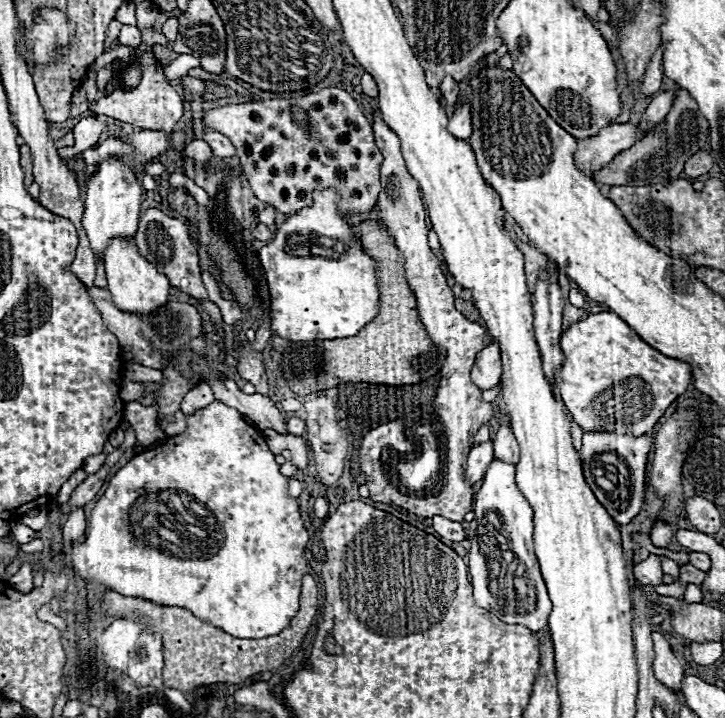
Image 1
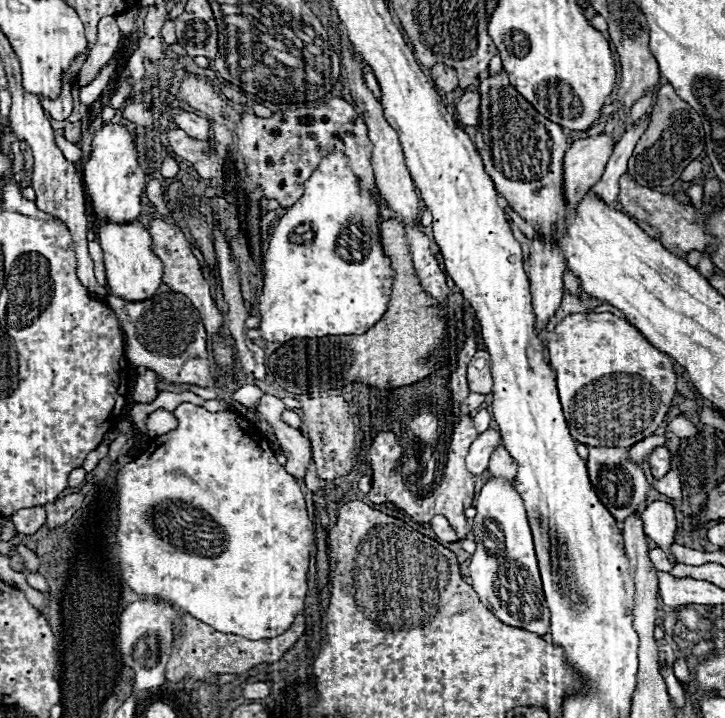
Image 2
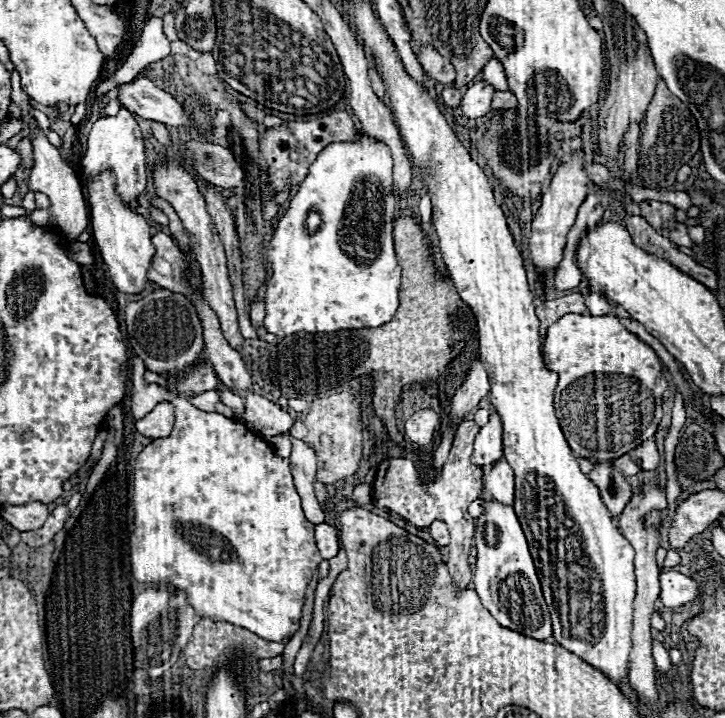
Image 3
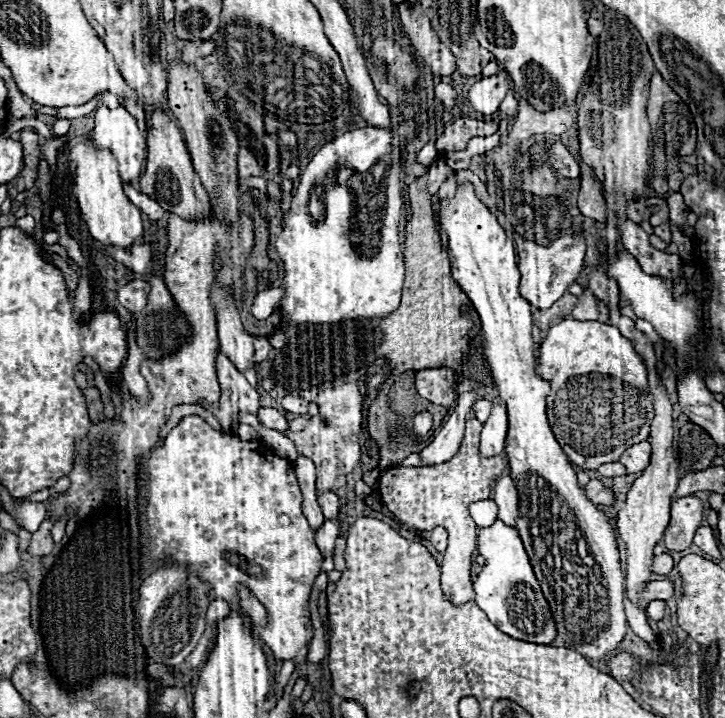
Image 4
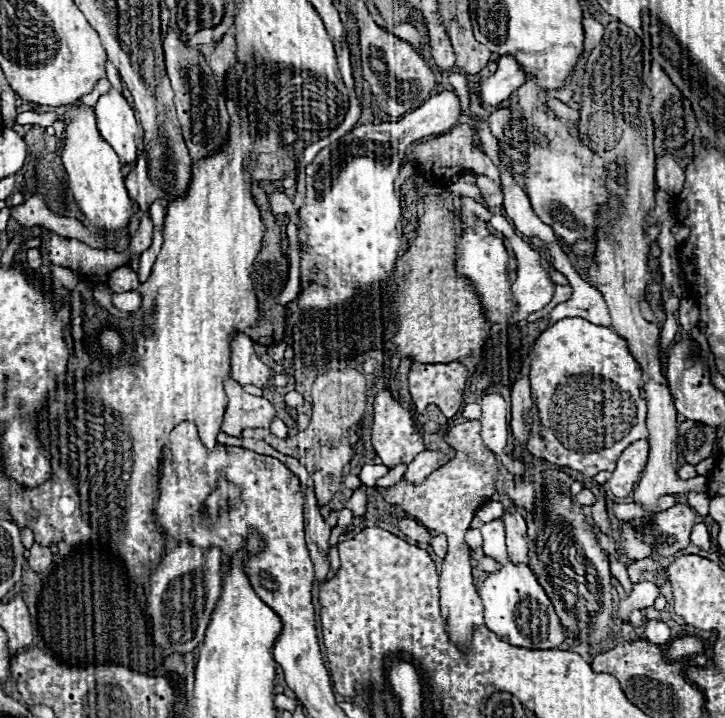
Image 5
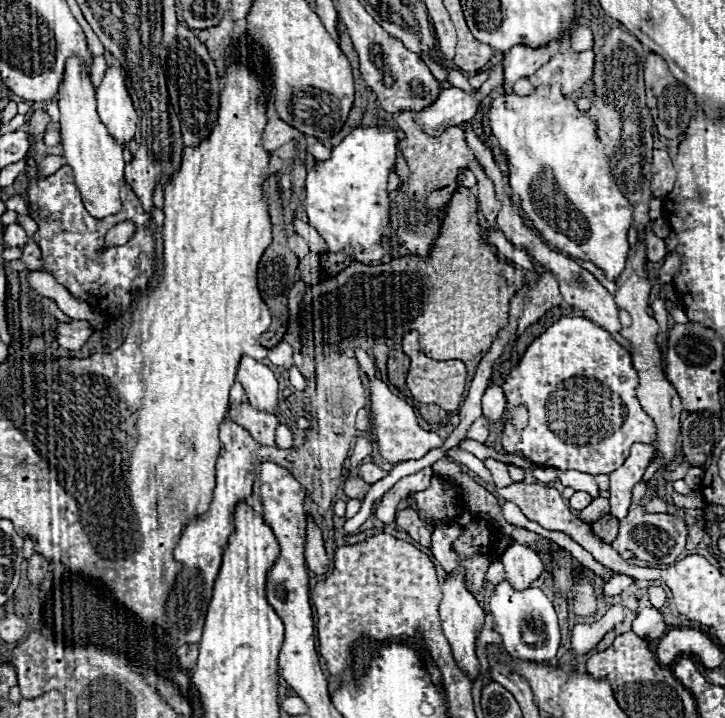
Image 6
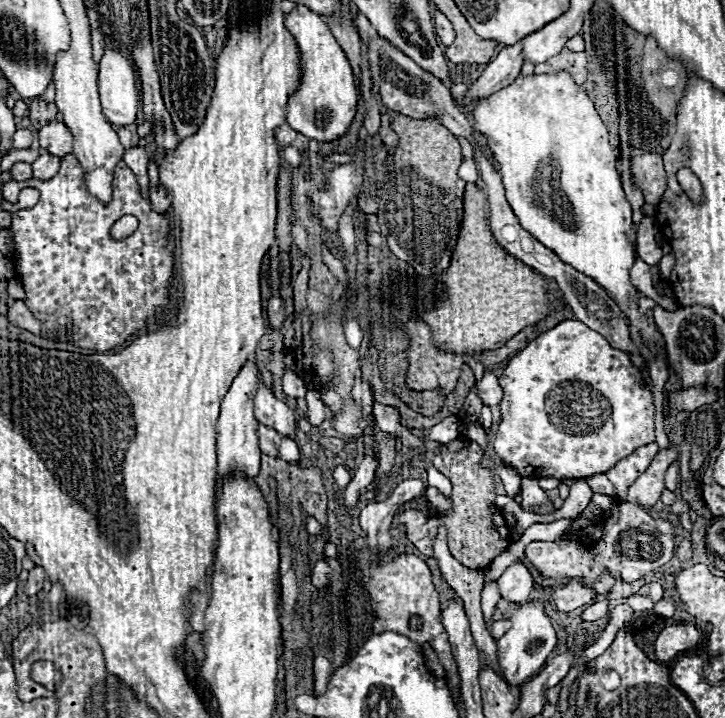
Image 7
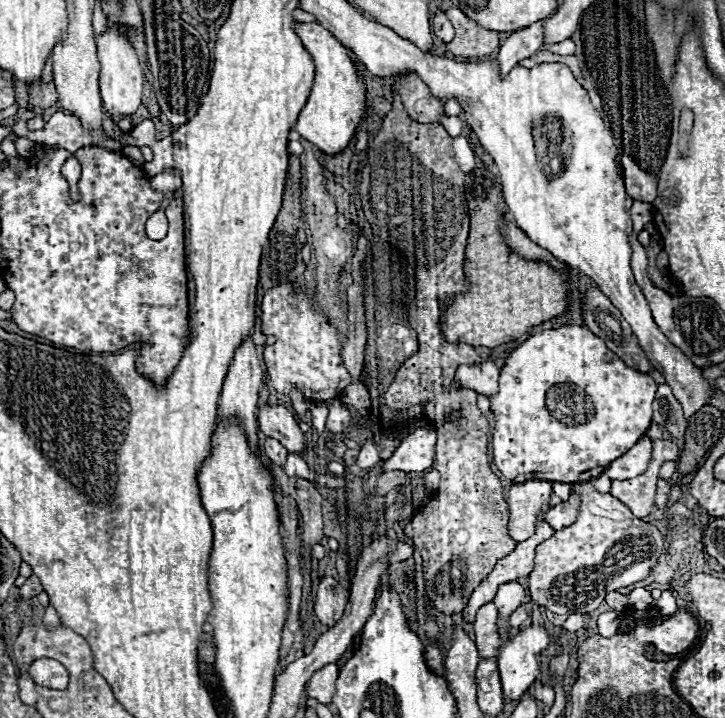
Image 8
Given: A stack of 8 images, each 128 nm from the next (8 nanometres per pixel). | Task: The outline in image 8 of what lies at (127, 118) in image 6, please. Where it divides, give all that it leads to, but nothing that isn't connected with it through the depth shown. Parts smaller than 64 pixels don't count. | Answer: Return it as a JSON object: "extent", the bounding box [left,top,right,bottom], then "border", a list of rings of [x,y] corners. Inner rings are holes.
{"extent":[98,28,144,116],"border":[[[106,28],[98,38],[98,58],[100,58],[100,94],[102,104],[112,116],[130,116],[138,110],[142,100],[144,74],[136,56],[136,50],[130,46],[128,38],[118,28]]]}

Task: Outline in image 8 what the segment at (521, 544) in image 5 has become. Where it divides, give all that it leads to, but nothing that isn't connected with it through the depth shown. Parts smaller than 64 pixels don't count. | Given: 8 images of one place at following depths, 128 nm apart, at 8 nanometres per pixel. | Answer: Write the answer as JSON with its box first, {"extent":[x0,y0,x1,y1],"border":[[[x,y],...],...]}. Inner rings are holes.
{"extent":[492,582,526,618],"border":[[[506,582],[498,588],[496,598],[492,600],[502,618],[508,618],[522,602],[526,600],[526,586],[518,582]]]}

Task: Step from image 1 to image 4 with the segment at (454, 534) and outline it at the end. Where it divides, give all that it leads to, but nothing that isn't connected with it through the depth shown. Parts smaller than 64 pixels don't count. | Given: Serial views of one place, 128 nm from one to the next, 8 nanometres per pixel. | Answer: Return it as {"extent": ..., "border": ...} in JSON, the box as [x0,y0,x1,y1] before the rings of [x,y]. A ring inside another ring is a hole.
{"extent":[430,526,448,552],"border":[[[438,526],[438,528],[434,528],[434,530],[432,530],[430,542],[432,542],[432,546],[434,546],[438,552],[444,552],[444,546],[446,546],[446,538],[448,538],[446,530],[444,530],[442,526]]]}

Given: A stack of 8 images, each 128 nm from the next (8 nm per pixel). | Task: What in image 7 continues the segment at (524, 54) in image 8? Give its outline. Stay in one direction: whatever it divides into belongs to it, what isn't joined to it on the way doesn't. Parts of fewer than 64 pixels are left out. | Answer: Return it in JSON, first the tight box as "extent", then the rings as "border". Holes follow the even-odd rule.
{"extent":[460,42,524,108],"border":[[[522,42],[510,44],[508,48],[500,50],[498,56],[490,60],[490,64],[482,72],[482,76],[474,84],[468,86],[468,92],[466,92],[464,100],[460,102],[460,108],[466,102],[474,102],[474,100],[478,100],[482,96],[490,96],[496,90],[510,86],[516,80],[516,76],[520,74],[522,62],[524,62]]]}

